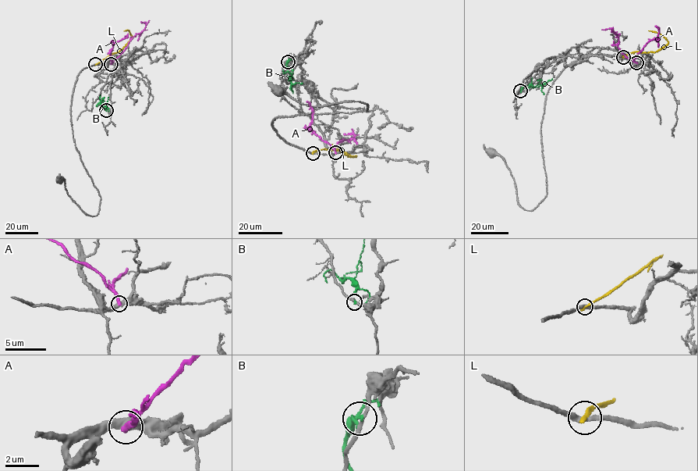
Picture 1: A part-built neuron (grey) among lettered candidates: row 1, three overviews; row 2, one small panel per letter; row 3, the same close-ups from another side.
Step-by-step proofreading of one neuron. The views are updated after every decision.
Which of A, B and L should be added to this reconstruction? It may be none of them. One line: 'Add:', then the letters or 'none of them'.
Add: none of them

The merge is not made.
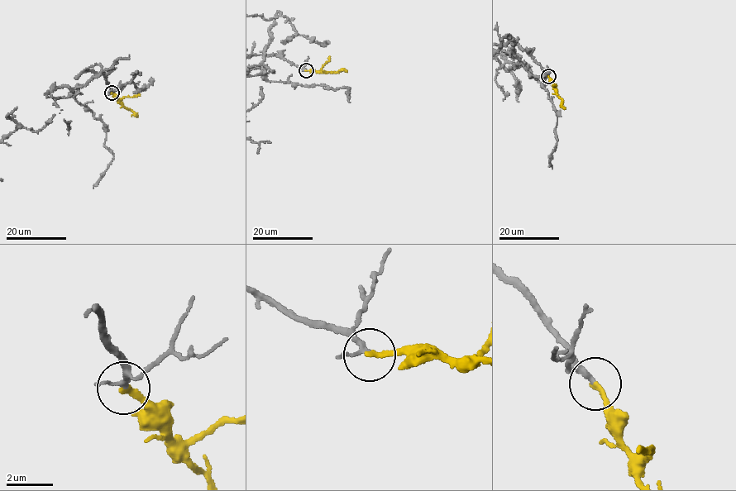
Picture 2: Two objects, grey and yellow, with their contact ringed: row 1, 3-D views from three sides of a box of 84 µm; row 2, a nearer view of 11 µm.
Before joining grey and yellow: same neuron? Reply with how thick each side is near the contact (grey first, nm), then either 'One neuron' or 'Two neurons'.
Thickness 180 nm (grey) against 240 nm. One neuron

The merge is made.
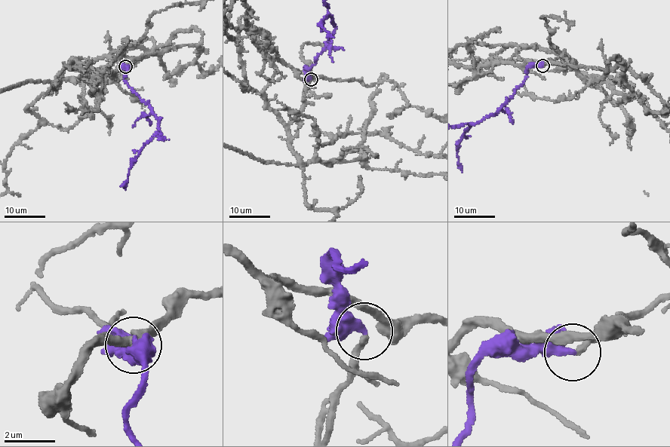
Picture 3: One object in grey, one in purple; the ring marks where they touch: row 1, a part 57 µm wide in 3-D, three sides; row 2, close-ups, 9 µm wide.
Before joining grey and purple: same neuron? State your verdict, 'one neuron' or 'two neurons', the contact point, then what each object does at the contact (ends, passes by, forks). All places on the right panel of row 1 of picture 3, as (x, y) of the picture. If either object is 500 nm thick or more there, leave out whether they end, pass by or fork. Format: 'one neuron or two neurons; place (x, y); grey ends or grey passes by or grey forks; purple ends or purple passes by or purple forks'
one neuron; place (542, 65); grey passes by; purple ends

